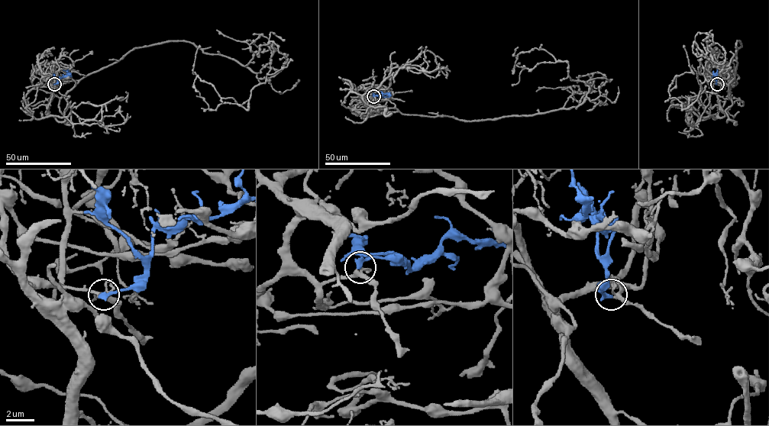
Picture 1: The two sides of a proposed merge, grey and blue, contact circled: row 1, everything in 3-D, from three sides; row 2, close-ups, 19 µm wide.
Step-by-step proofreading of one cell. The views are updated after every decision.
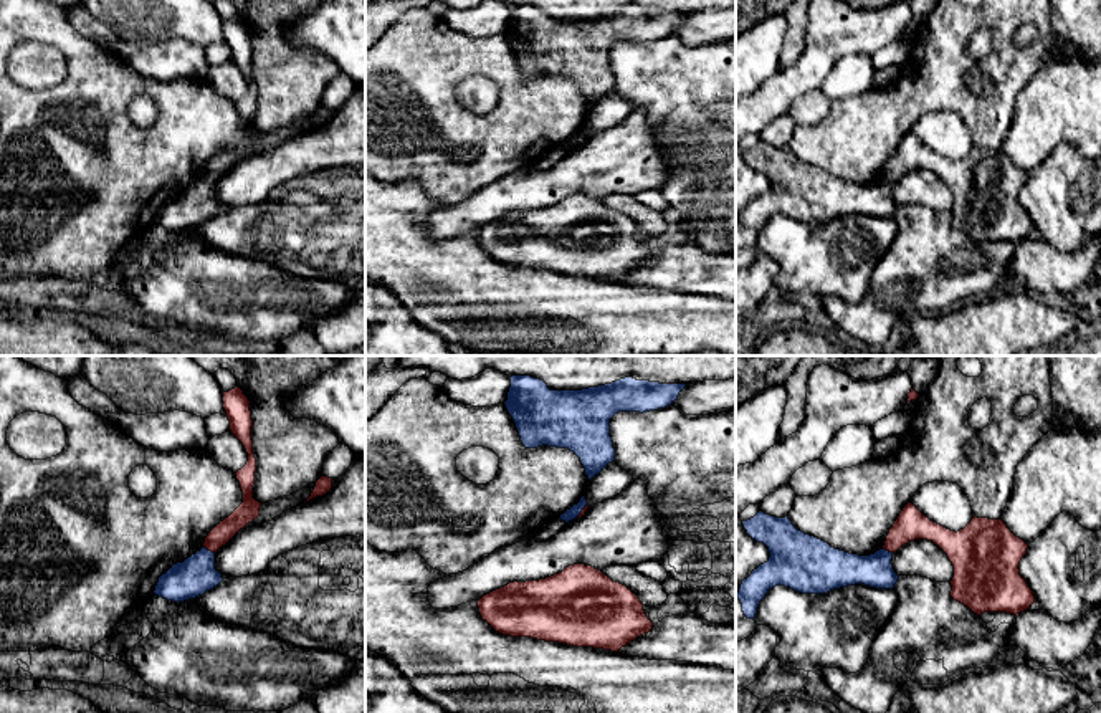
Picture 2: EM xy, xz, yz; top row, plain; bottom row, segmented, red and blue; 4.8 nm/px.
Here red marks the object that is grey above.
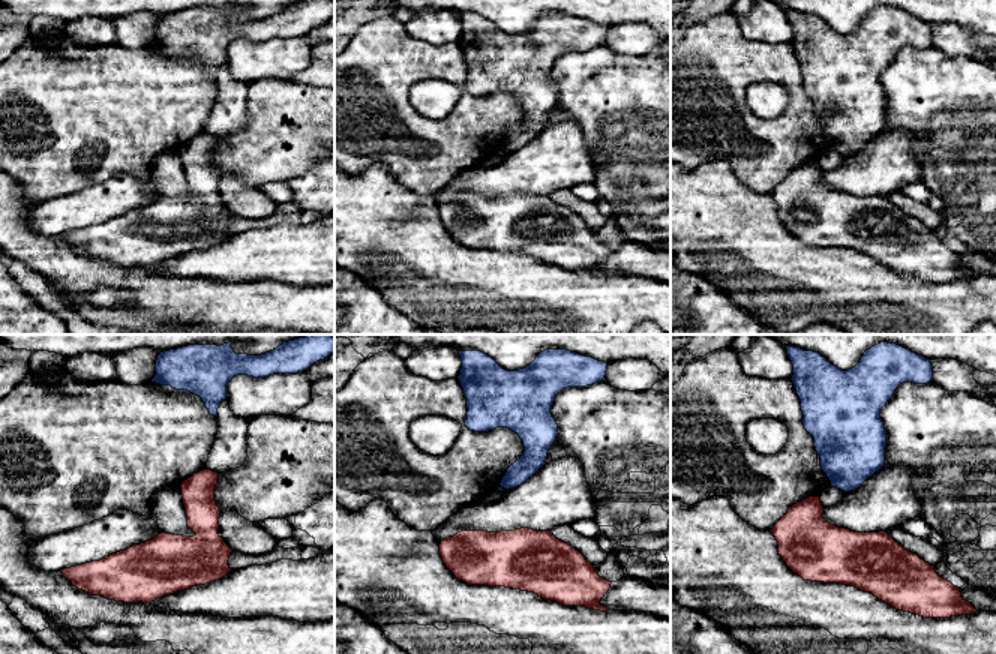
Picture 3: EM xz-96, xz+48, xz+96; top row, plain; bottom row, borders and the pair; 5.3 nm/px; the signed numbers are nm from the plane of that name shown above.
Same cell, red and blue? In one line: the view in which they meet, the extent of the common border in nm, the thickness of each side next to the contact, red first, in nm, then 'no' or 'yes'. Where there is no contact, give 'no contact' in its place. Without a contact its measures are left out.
meets red in xy; contact 70 nm long; 100 nm thick on the red side, 190 nm on the other; no

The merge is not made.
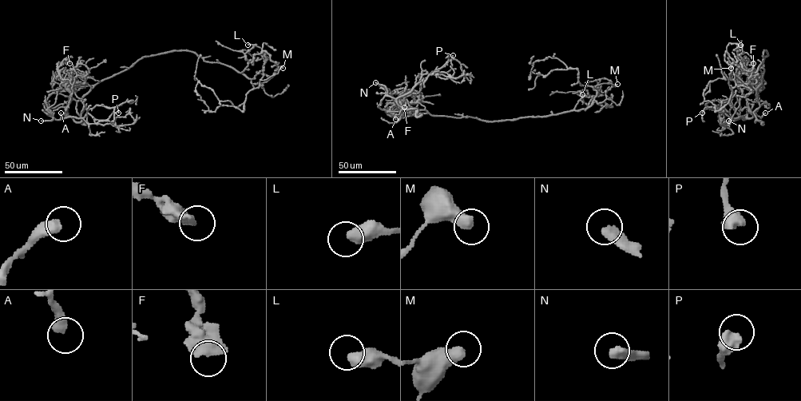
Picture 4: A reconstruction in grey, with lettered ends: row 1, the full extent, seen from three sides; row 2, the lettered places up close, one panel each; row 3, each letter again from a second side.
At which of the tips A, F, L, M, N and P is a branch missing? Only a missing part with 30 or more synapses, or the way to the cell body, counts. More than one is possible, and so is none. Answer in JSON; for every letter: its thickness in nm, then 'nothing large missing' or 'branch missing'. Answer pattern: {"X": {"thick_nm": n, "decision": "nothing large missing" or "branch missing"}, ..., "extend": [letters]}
{"A": {"thick_nm": 440, "decision": "nothing large missing"}, "F": {"thick_nm": 600, "decision": "nothing large missing"}, "L": {"thick_nm": 500, "decision": "nothing large missing"}, "M": {"thick_nm": 480, "decision": "nothing large missing"}, "N": {"thick_nm": 400, "decision": "branch missing"}, "P": {"thick_nm": 550, "decision": "nothing large missing"}, "extend": ["N"]}

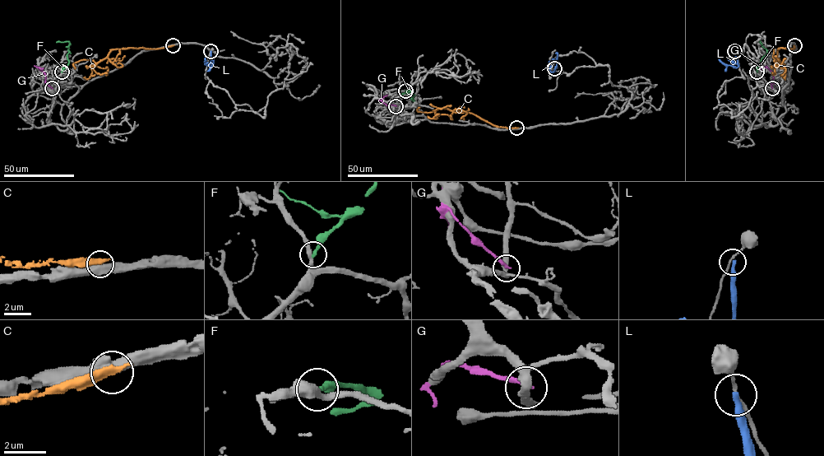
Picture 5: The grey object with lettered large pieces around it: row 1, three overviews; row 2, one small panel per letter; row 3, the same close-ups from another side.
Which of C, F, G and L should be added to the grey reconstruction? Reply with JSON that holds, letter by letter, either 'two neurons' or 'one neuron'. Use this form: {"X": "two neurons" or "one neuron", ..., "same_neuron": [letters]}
{"C": "two neurons", "F": "two neurons", "G": "two neurons", "L": "two neurons", "same_neuron": []}

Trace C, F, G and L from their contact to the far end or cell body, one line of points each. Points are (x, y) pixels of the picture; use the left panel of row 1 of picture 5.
C: (173, 45), (162, 48), (113, 49), (95, 65), (90, 66), (107, 67), (106, 76)
F: (62, 72), (68, 62), (69, 43), (56, 42)
G: (52, 88), (45, 81), (45, 75), (38, 67), (43, 67)
L: (210, 51), (210, 67), (213, 62), (213, 57)

